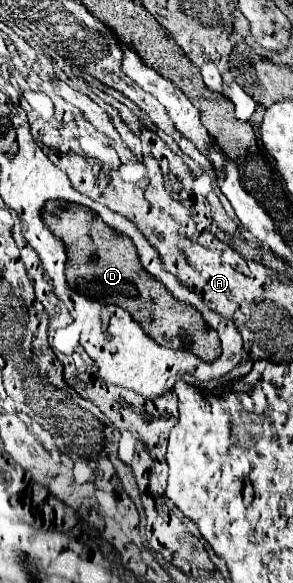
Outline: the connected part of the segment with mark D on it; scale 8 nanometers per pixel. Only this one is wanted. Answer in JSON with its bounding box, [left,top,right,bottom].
[42,200,222,362]

